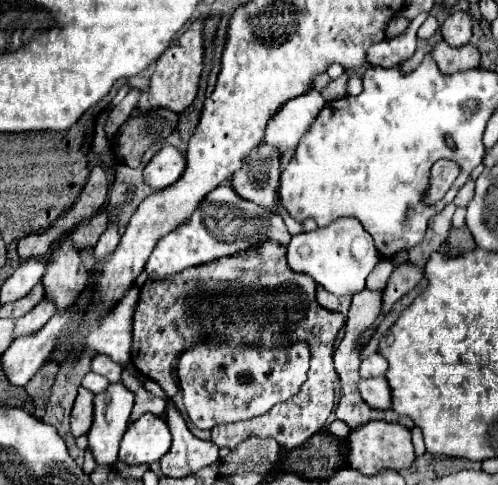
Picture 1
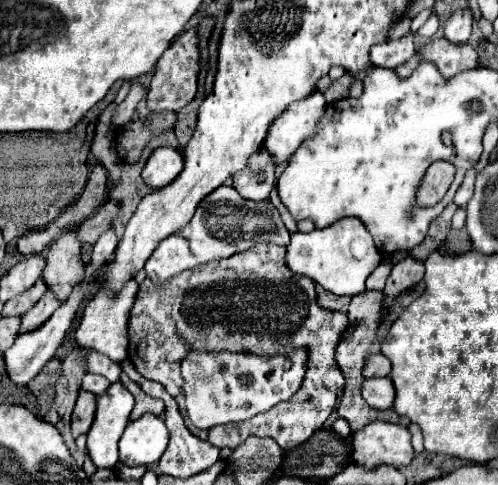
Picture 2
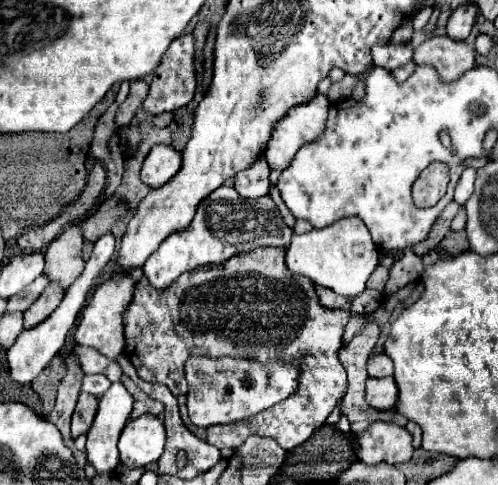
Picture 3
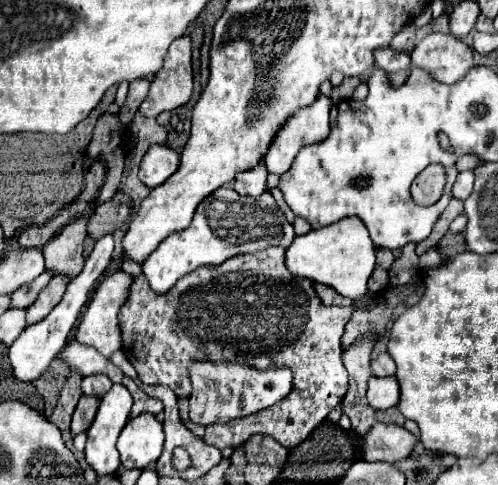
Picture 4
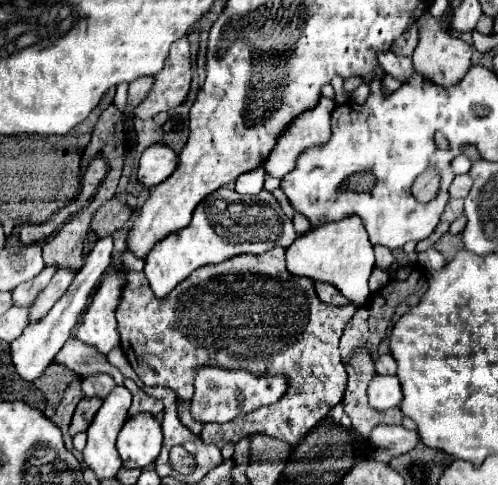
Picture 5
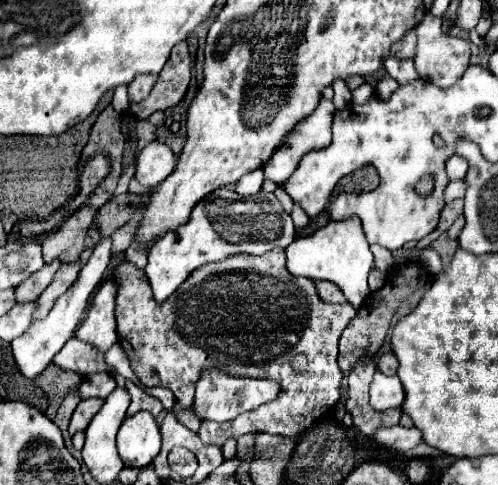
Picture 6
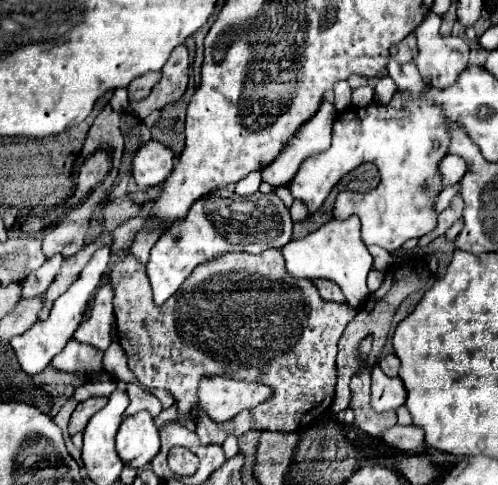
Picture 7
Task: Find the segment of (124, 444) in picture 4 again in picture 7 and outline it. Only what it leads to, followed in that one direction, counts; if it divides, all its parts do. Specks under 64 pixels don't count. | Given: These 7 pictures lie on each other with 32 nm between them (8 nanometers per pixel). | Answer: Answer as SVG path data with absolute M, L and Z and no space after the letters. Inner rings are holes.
M148 412L126 416L116 434L116 452L130 468L144 468L160 450L158 428Z

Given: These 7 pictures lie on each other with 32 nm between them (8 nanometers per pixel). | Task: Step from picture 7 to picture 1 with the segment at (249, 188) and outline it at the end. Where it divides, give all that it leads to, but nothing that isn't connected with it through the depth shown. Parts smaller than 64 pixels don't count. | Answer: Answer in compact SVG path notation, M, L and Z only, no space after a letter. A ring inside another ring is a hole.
M260 144L244 162L244 166L232 176L232 188L244 200L256 202L270 212L276 212L274 196L280 186L280 158L268 146Z

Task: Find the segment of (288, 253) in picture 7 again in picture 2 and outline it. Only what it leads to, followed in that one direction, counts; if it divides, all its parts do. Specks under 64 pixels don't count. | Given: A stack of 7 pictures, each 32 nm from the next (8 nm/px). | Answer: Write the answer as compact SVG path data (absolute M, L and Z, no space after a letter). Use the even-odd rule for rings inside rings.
M340 218L338 222L308 234L296 232L292 234L292 242L286 248L286 264L292 272L308 276L336 296L356 296L364 292L366 278L380 262L382 254L374 246L370 232L364 228L360 218Z

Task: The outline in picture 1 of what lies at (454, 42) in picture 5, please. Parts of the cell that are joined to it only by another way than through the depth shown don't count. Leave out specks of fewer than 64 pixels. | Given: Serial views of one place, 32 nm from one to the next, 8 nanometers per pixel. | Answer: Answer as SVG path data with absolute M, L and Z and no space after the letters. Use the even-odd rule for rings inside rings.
M438 40L432 46L430 56L436 60L440 72L444 72L444 74L454 74L460 70L478 68L478 64L480 64L480 54L472 44L452 48L446 40Z

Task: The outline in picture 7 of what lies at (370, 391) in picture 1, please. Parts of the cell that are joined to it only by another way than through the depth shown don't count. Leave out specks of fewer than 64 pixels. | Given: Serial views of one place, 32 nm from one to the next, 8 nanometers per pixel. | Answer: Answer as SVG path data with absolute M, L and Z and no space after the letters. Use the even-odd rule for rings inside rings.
M378 366L372 370L372 408L376 412L398 410L406 402L406 388L402 380L386 376Z

